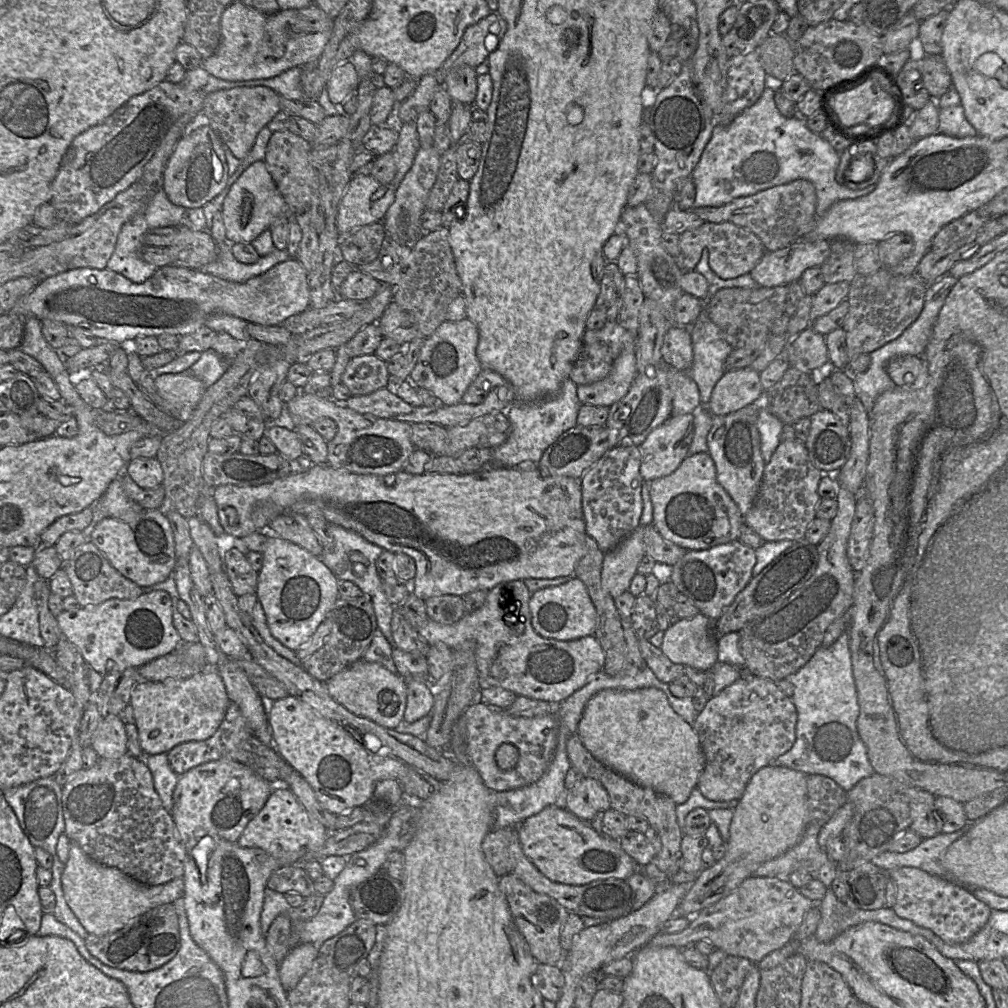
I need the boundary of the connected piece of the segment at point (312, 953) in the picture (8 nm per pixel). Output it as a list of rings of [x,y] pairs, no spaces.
[[[301,943],[290,949],[279,964],[279,977],[286,992],[295,988],[318,955],[319,949],[311,943]]]

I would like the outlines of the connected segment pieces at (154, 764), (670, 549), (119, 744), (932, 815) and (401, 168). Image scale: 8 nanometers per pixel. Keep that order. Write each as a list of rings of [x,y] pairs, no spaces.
[[[143,753],[141,760],[146,763],[151,771],[154,788],[161,799],[162,805],[171,814],[173,808],[172,795],[179,775],[172,770],[166,753],[154,755]]]
[[[653,525],[643,526],[643,541],[646,555],[652,557],[657,563],[670,567],[688,551],[664,539]]]
[[[106,715],[95,730],[91,746],[100,758],[116,759],[127,752],[125,723],[118,715]]]
[[[909,788],[910,826],[912,830],[923,839],[936,836],[941,833],[942,816],[936,812],[936,797],[919,788]]]
[[[415,121],[398,124],[398,140],[393,150],[396,162],[393,186],[397,187],[410,170],[420,148],[421,144]]]

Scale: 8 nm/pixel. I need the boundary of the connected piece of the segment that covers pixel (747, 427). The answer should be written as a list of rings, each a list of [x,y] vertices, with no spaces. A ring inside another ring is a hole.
[[[755,402],[728,415],[714,416],[713,425],[707,436],[708,453],[715,463],[717,481],[737,504],[743,516],[754,505],[766,466],[757,428],[761,408],[762,402]]]

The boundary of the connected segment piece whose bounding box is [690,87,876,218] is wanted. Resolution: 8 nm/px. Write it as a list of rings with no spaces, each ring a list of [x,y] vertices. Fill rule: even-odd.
[[[766,87],[758,101],[735,117],[729,125],[716,125],[714,127],[712,136],[690,176],[696,190],[694,208],[719,207],[735,198],[750,196],[774,186],[804,179],[810,181],[815,187],[817,197],[816,215],[819,218],[834,203],[865,196],[876,188],[876,184],[872,184],[866,188],[854,190],[839,184],[835,179],[835,175],[840,162],[840,152],[833,148],[821,135],[811,131],[805,123],[806,118],[803,116],[784,117],[776,107],[775,91],[773,88]]]

